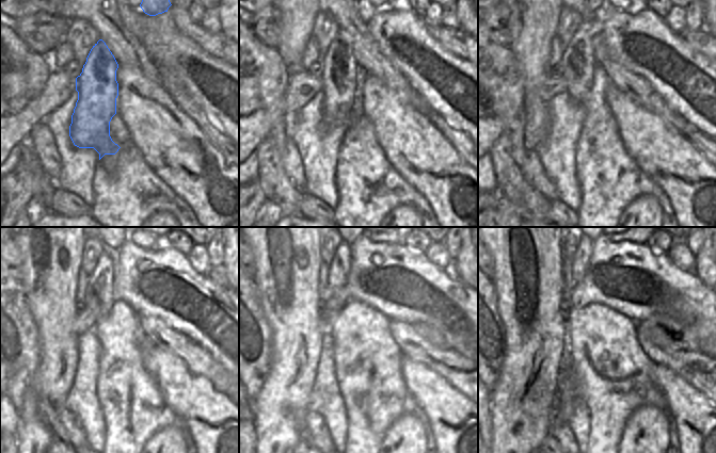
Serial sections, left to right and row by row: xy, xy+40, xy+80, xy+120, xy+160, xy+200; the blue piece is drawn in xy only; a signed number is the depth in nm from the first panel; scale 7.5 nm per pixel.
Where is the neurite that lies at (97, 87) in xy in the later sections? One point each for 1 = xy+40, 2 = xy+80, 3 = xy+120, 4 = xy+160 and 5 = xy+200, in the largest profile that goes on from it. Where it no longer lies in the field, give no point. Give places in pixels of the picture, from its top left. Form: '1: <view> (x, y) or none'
1: xy+40 (339, 68)
2: xy+80 (577, 63)
3: xy+120 (99, 297)
4: xy+160 (339, 268)
5: xy+200 (582, 256)

